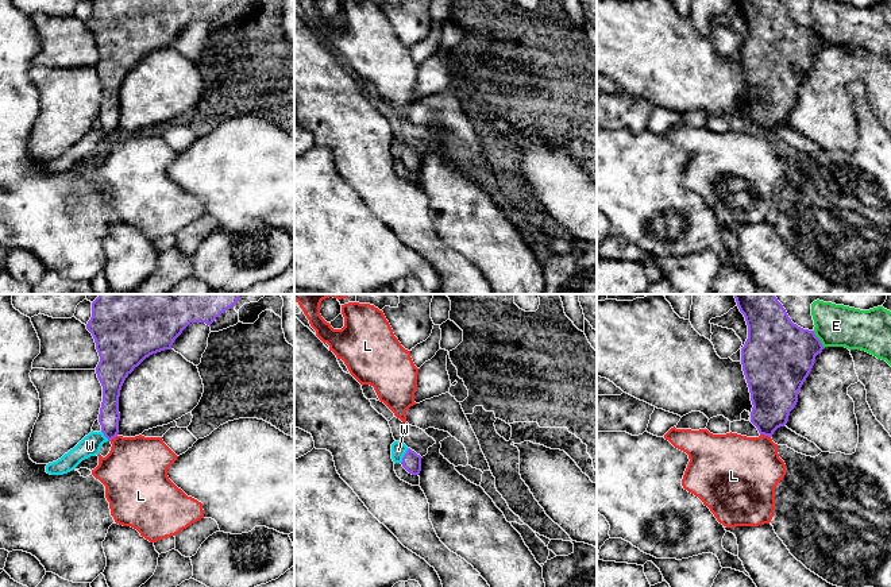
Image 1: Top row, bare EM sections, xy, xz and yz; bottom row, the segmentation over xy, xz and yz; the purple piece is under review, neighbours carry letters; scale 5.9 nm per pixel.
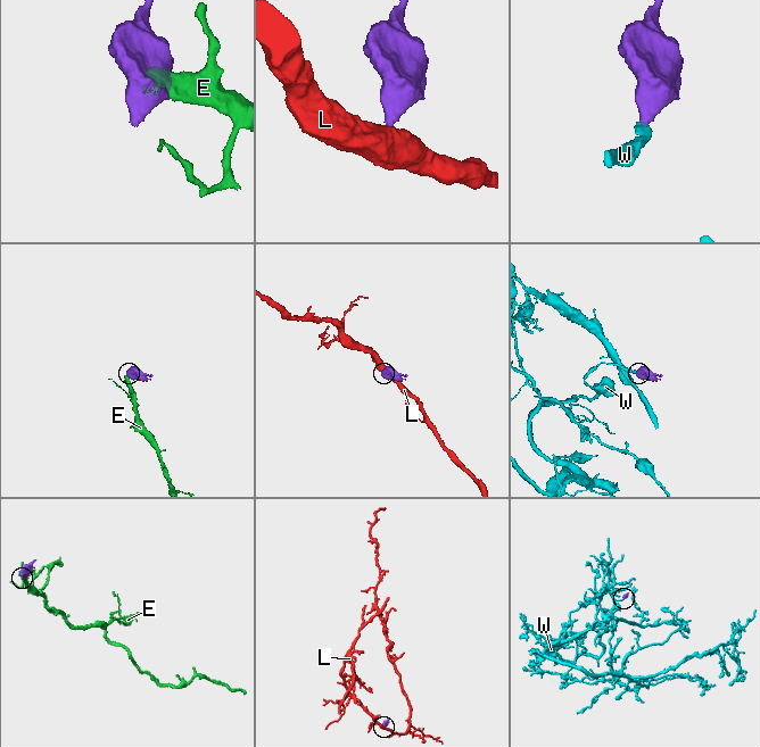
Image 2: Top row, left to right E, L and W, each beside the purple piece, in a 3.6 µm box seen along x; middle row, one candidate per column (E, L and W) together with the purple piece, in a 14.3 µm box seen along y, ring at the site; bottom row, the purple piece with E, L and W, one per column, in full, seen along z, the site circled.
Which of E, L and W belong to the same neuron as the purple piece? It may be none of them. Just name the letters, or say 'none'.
W

